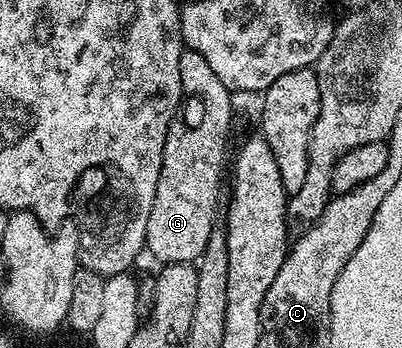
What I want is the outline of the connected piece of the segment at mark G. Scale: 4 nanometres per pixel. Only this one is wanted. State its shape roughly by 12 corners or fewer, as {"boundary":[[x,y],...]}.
{"boundary":[[180,55],[145,248],[197,262],[216,227],[231,90]]}

